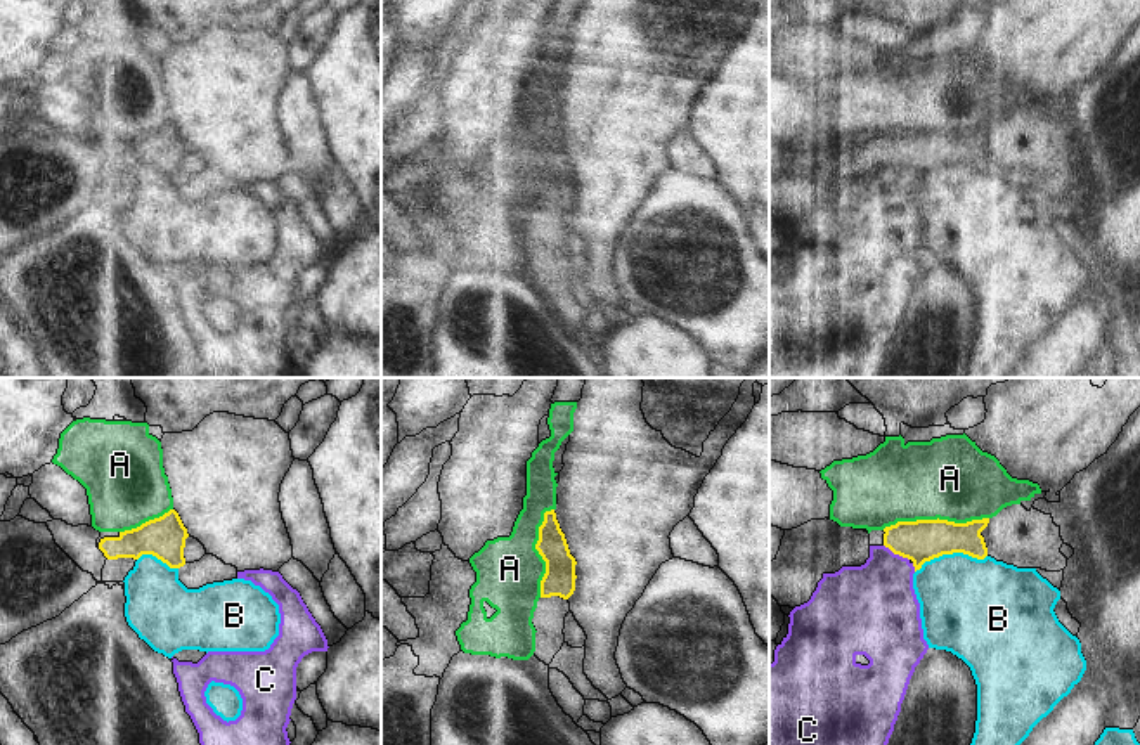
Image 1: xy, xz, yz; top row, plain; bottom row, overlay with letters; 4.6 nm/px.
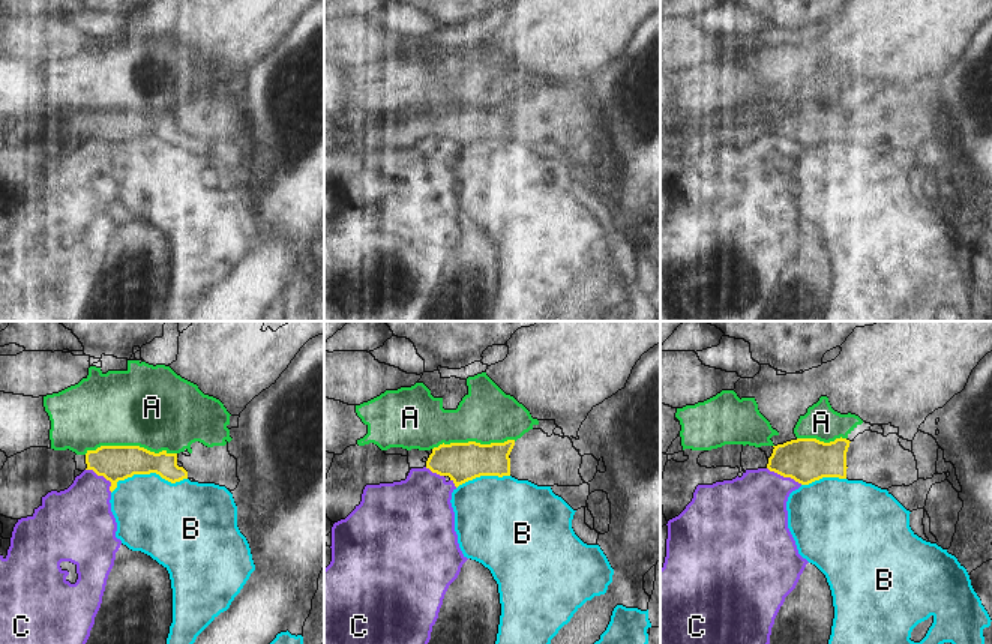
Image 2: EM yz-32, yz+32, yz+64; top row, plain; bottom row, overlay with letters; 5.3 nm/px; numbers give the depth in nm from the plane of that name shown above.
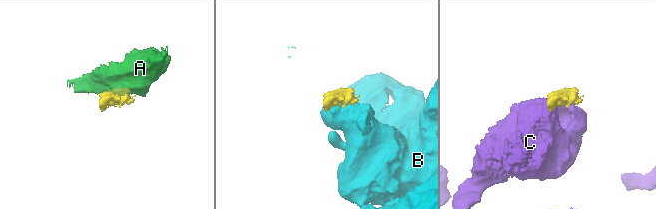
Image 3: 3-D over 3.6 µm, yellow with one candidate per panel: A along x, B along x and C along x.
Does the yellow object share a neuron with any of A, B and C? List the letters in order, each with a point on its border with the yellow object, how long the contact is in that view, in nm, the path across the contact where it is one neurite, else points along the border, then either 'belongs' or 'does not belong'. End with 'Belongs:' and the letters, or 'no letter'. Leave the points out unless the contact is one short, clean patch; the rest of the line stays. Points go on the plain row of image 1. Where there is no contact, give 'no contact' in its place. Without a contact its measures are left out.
A: contact yz (934, 132); length 500 nm; does not belong
B: contact yz (950, 165); length 340 nm; does not belong
C: contact yz (896, 165); length 140 nm; does not belong
Belongs: no letter

